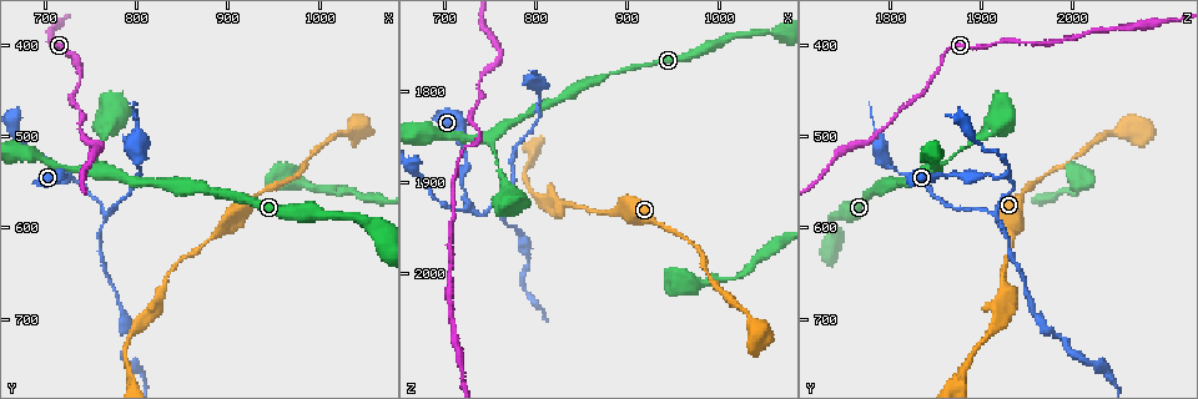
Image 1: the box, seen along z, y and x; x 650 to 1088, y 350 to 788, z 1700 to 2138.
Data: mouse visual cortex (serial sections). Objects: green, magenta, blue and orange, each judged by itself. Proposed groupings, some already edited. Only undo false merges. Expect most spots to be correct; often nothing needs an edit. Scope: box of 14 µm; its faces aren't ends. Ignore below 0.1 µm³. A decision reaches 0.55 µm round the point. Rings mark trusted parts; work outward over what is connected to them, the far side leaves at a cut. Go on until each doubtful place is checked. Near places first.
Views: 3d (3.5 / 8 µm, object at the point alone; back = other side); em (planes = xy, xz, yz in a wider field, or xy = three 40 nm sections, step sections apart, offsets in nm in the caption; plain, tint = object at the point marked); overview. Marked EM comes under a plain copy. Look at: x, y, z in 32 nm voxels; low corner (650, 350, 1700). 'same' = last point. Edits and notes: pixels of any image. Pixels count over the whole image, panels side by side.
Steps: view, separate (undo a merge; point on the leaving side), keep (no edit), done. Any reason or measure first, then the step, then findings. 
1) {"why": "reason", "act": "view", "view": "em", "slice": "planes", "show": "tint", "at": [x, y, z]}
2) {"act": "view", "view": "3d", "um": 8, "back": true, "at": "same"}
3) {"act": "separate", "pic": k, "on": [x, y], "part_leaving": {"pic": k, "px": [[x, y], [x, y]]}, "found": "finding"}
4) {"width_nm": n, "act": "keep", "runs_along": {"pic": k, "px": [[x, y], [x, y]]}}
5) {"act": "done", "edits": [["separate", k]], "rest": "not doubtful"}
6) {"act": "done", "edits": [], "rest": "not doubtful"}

{"why": "arms part here", "act": "view", "view": "3d", "um": 3.5, "at": [725, 545, 1930]}

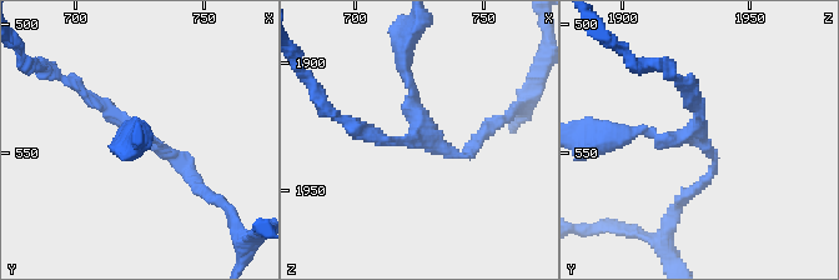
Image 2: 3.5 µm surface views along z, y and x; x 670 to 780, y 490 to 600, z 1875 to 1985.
{"act": "view", "view": "em", "slice": "xy", "step": 1, "show": "tint", "at": [725, 541, 1928]}

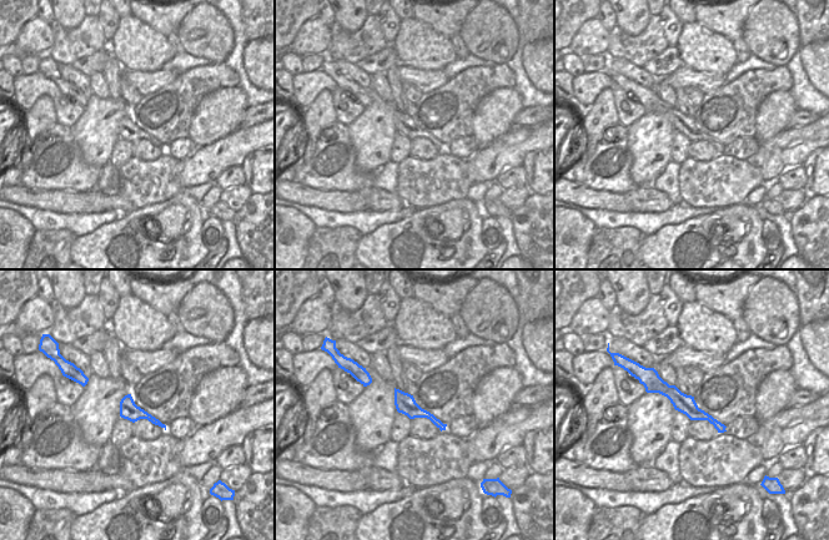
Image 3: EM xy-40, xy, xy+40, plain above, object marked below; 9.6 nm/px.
{"arm_widths_nm": [100, 150, 150], "act": "keep", "runs_along": {"pic": 3, "px": [[647, 384], [669, 390], [722, 428]]}, "found": "continuous, no second cell"}

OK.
{"why": "arms part here", "act": "view", "view": "3d", "um": 3.5, "at": [765, 585, 1920]}

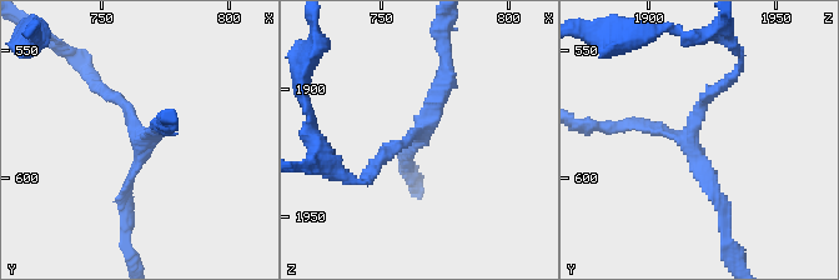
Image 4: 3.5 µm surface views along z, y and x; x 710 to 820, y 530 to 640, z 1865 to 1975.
{"arms": 3, "arm_widths_nm": [150, 200, 200], "why": "shape alone is not enough", "act": "view", "view": "em", "slice": "xy", "step": 2, "show": "tint", "at": [766, 584, 1916]}

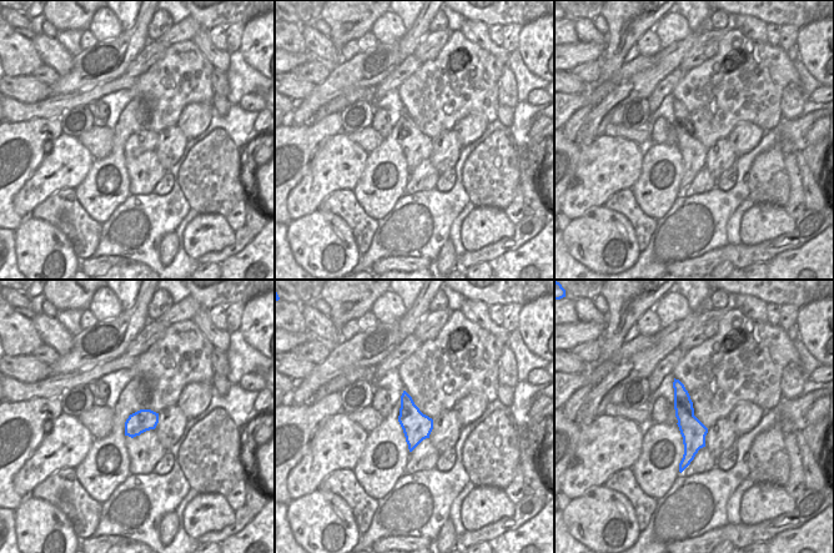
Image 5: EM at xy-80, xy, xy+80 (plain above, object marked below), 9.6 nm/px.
{"act": "keep", "runs_along": {"pic": 4, "px": [[372, 166], [433, 119], [445, 61]]}, "found": "all the same cell"}

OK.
{"why": "a fork", "act": "view", "view": "3d", "um": 3.5, "at": [795, 755, 1880]}

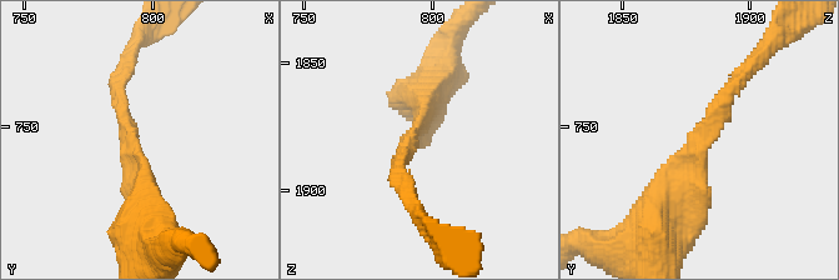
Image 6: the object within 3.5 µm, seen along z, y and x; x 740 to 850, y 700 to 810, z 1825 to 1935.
{"arms": 3, "arm_widths_nm": [200, 200, 350], "act": "view", "view": "em", "slice": "xy", "step": 1, "show": "tint", "at": [793, 758, 1880]}

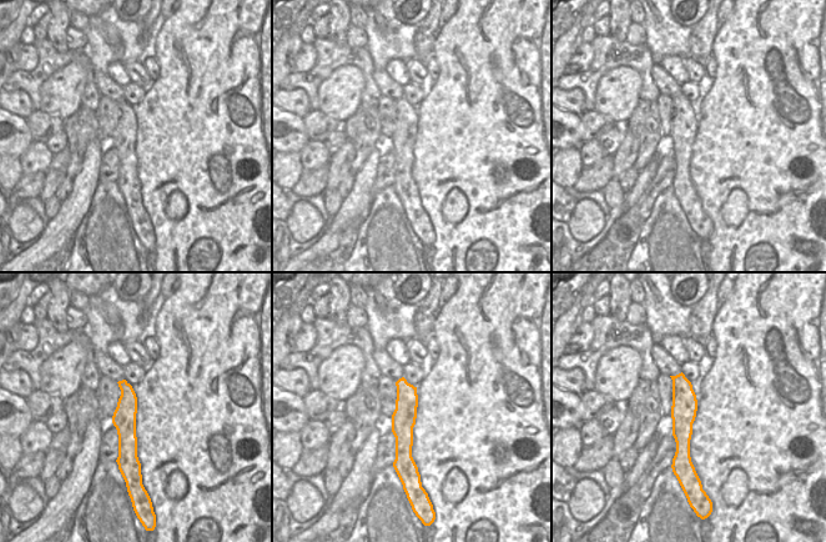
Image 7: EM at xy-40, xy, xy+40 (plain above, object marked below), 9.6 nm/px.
{"act": "keep", "runs_along": {"pic": 6, "px": [[742, 76], [652, 210]]}, "found": "all the same cell"}

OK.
{"act": "done", "edits": [], "rest": "not doubtful"}

